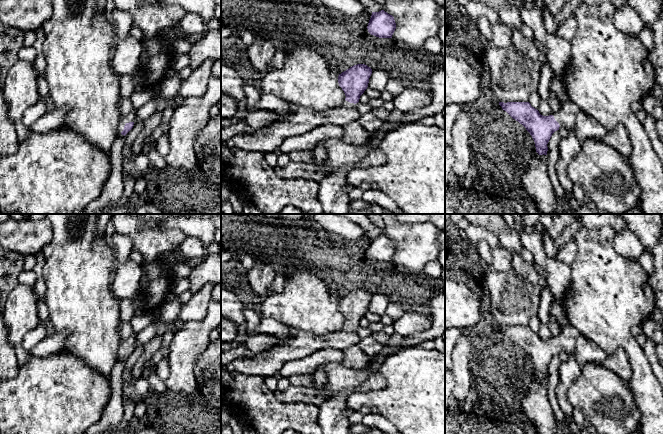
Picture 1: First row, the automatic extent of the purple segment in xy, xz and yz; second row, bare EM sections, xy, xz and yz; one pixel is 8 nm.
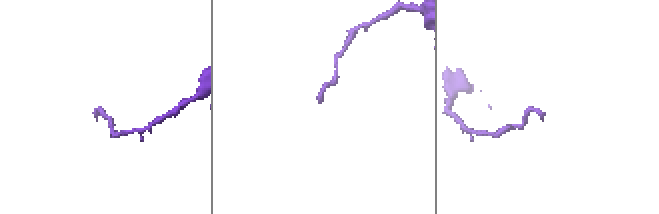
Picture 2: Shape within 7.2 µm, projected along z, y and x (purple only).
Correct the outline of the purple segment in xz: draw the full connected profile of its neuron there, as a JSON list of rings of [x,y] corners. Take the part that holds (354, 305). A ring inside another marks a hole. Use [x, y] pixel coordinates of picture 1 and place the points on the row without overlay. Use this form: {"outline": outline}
{"outline": [[[357,288],[338,300],[339,310],[345,317],[345,325],[339,331],[317,336],[298,331],[288,342],[259,352],[253,358],[235,359],[223,369],[229,373],[240,372],[252,376],[274,376],[283,365],[291,360],[302,359],[323,348],[336,348],[341,351],[357,345],[360,337],[356,332],[360,320],[368,311],[372,293],[365,288]]]}

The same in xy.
{"outline": [[[133,333],[127,340],[121,341],[119,347],[120,358],[125,360],[133,352],[134,349],[133,344],[135,340],[136,340],[136,334]]]}

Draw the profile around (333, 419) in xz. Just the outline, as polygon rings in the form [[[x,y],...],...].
[[[351,391],[333,393],[319,406],[318,424],[322,434],[350,434],[347,398]]]

